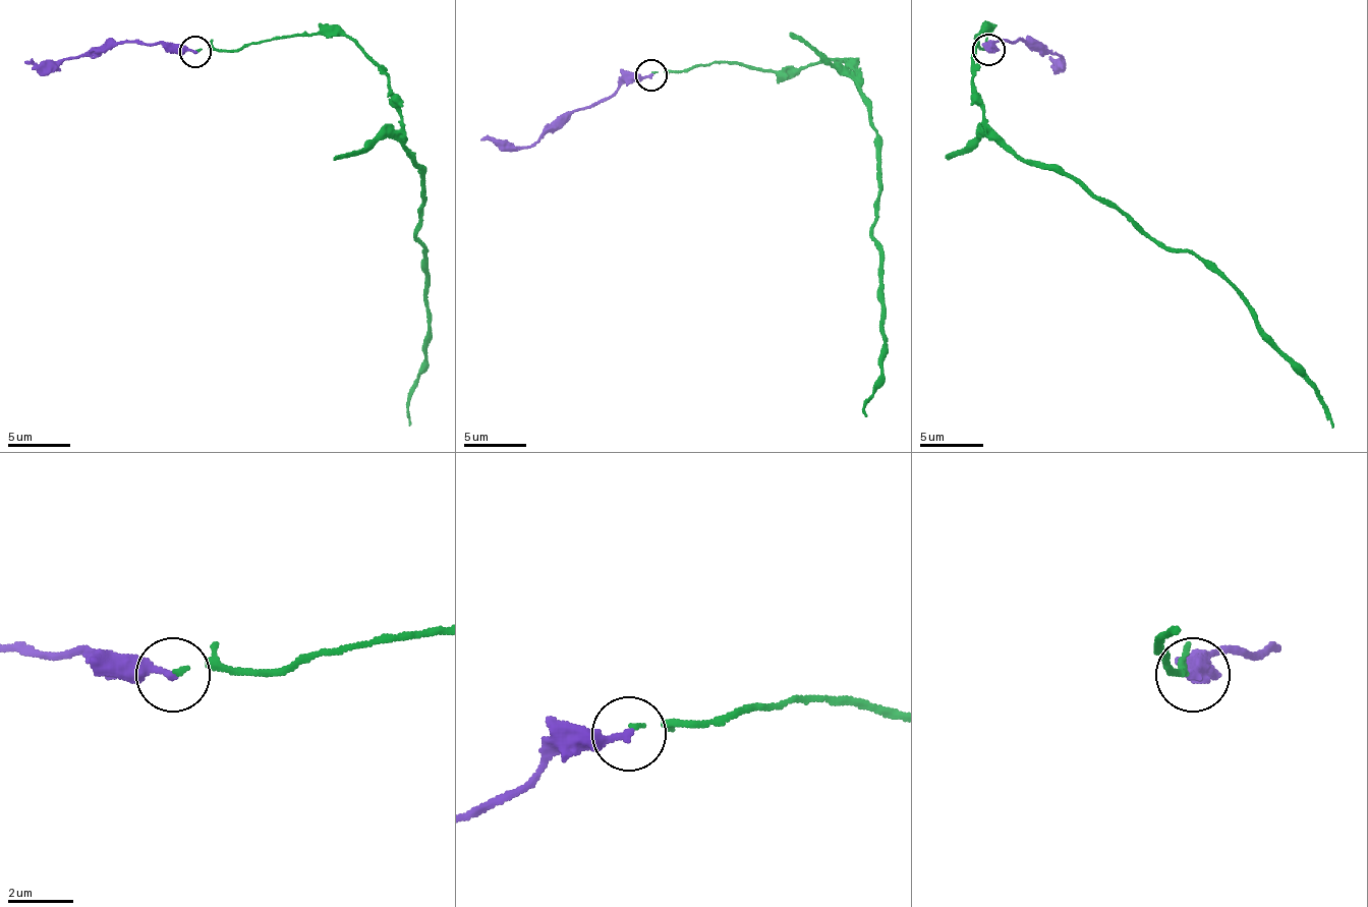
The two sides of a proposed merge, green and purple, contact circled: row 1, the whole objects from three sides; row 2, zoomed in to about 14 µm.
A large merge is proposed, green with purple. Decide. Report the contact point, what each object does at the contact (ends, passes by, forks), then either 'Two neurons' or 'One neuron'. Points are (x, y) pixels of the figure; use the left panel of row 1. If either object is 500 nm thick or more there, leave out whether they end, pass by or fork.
Place: (195, 52). At the ring green ends. At the ring purple ends. One neuron

